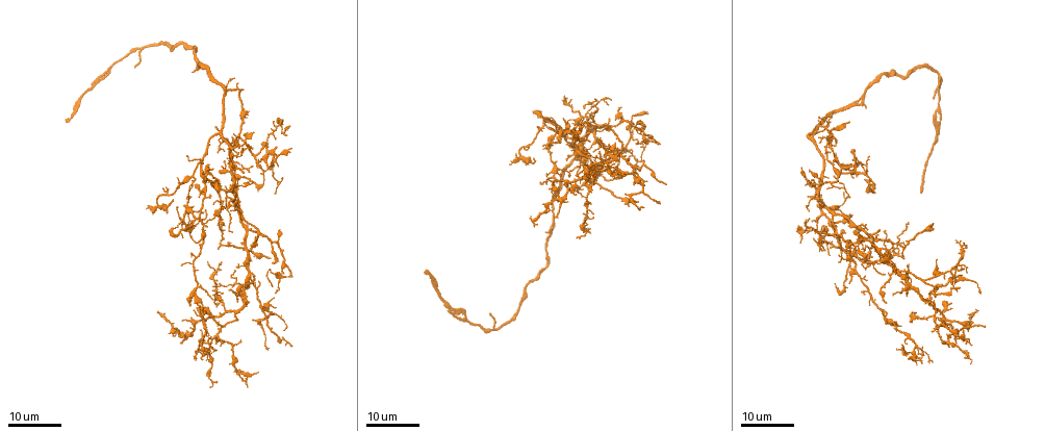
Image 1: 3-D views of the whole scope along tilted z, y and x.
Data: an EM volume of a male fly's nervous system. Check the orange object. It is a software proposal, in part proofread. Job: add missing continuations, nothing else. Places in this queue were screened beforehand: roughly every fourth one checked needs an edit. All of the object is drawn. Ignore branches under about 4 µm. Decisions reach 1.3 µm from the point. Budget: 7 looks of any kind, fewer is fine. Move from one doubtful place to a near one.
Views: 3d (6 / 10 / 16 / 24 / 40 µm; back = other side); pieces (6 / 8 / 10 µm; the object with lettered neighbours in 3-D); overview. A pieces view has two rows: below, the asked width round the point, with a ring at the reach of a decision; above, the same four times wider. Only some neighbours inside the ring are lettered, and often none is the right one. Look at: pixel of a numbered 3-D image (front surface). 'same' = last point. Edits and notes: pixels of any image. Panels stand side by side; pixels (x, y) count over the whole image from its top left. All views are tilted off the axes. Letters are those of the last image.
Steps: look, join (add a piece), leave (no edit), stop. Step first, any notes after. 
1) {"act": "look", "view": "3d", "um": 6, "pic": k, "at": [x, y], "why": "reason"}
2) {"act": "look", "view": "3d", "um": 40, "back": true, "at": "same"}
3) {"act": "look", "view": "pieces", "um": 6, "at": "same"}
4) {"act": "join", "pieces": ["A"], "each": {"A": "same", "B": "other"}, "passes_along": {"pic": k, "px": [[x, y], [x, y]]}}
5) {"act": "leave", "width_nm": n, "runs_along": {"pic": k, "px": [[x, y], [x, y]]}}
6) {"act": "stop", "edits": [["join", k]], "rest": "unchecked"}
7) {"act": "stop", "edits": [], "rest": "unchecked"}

{"act": "look", "view": "3d", "um": 16, "pic": 1, "at": [878, 231], "why": "branch stops here"}

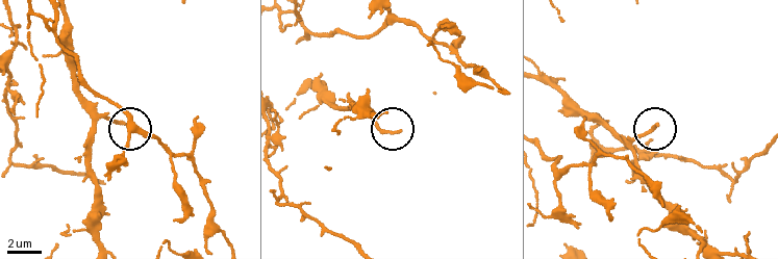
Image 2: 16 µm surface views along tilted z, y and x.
{"act": "look", "view": "pieces", "um": 10, "pic": 2, "at": [657, 123], "why": "see the neighbours"}

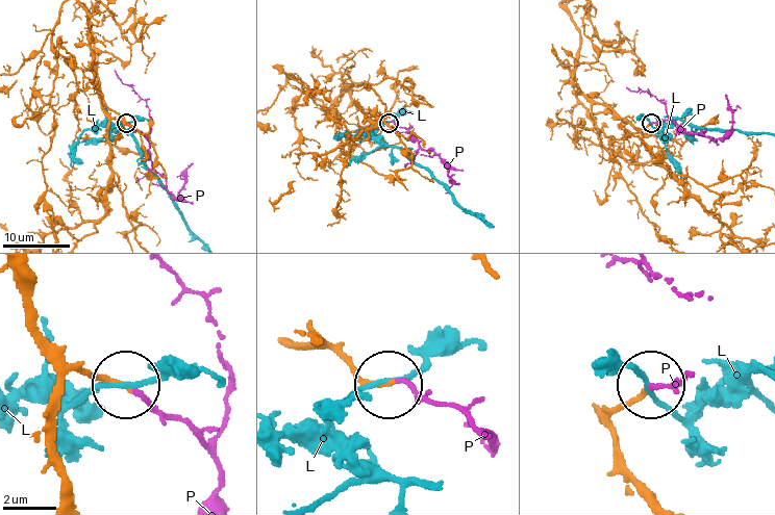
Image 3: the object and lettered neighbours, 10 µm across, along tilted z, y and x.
{"act": "join", "pieces": ["P"], "each": {"L": "other", "P": "same"}, "passes_along": {"pic": 3, "px": [[65, 359], [185, 418], [216, 464], [221, 491]]}, "found": "it goes on there"}

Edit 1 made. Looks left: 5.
{"act": "look", "view": "overview"}

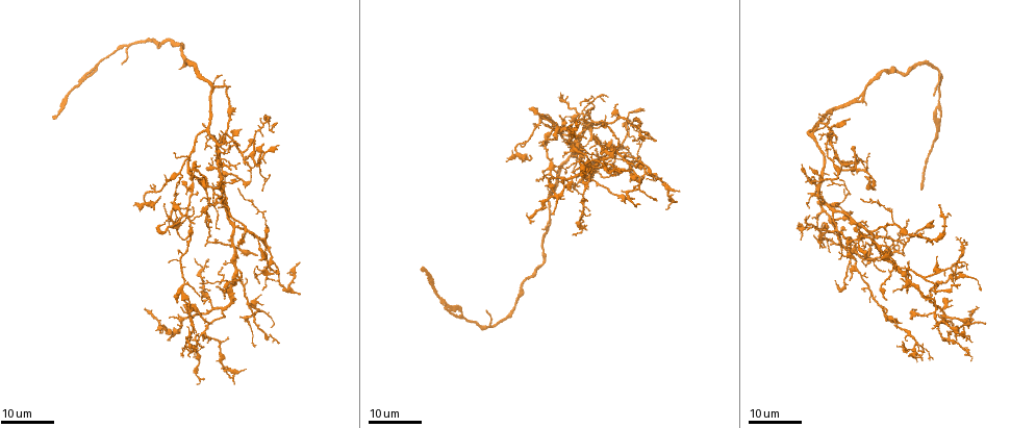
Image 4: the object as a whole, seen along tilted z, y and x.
{"act": "look", "view": "3d", "um": 24, "pic": 4, "at": [939, 204], "why": "end of a long branch"}

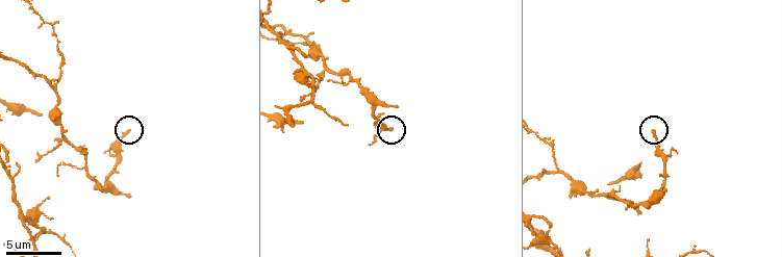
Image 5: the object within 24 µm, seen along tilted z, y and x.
{"act": "look", "view": "pieces", "um": 8, "pic": 5, "at": [655, 130]}

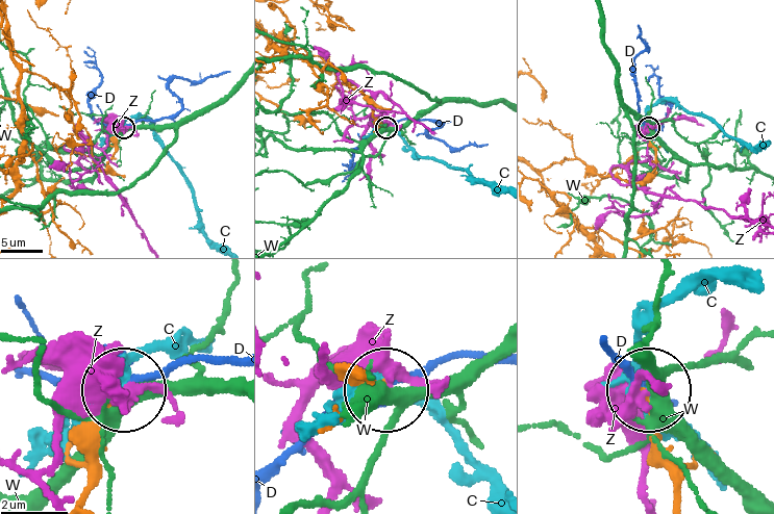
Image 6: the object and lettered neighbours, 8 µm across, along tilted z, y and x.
{"act": "leave", "width_nm": 180, "each": {"C": "other", "D": "other", "W": "other", "Z": "other"}, "runs_along": {"pic": 6, "px": [[672, 502], [673, 466], [649, 394]]}, "found": "no lettered piece goes on from it"}

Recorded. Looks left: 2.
{"act": "look", "view": "pieces", "um": 8, "pic": 5, "at": [37, 114]}

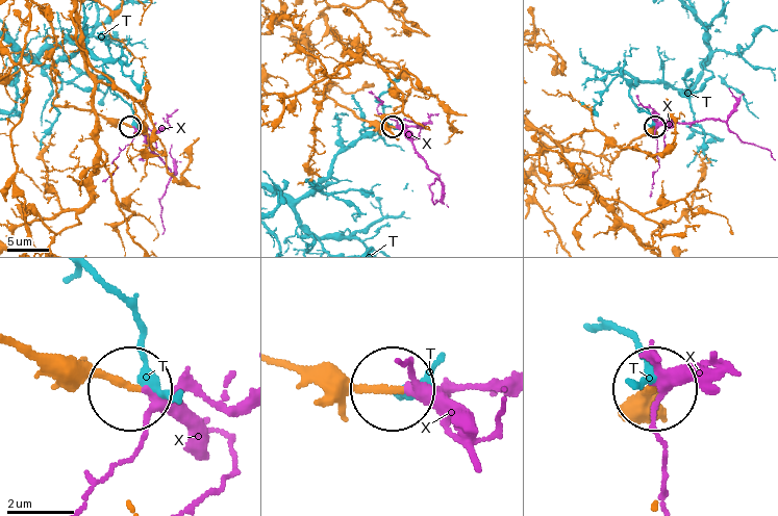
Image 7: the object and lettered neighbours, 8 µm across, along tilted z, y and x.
{"act": "join", "pieces": ["X"], "each": {"T": "other", "X": "same"}, "passes_along": {"pic": 7, "px": [[372, 122], [403, 132], [436, 175], [430, 186], [435, 202]]}, "found": "the cell continues"}

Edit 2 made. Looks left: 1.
{"act": "stop", "edits": [["join", 3], ["join", 7]], "rest": "unchecked"}

